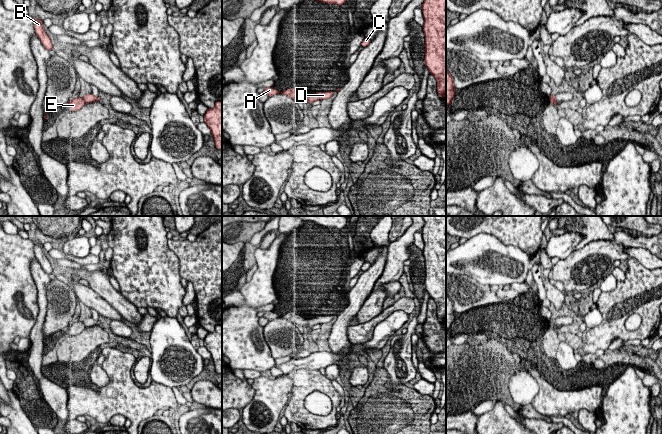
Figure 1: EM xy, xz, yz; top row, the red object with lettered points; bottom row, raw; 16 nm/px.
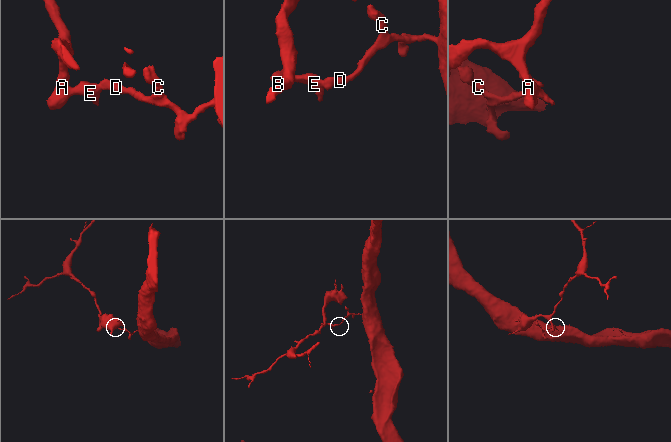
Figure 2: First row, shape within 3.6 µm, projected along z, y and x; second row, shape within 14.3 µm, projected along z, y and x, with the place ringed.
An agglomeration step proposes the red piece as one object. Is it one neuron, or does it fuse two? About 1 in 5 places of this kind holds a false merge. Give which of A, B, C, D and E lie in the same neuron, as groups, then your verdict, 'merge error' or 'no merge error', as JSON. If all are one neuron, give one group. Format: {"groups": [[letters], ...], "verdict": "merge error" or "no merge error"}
{"groups": [["A", "B", "E"], ["C", "D"]], "verdict": "merge error"}

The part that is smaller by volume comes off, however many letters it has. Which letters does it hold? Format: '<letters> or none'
A, B, E

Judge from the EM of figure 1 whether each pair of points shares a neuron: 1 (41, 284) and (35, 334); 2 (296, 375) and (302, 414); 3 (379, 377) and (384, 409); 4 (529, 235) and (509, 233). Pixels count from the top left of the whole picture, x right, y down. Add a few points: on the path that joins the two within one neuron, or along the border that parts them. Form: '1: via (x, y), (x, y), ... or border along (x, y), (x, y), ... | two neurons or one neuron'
1: via (42, 296), (42, 314), (39, 322) | one neuron
2: via (298, 385), (298, 404) | one neuron
3: via (379, 385), (379, 401) | one neuron
4: via (524, 233), (514, 233) | one neuron

